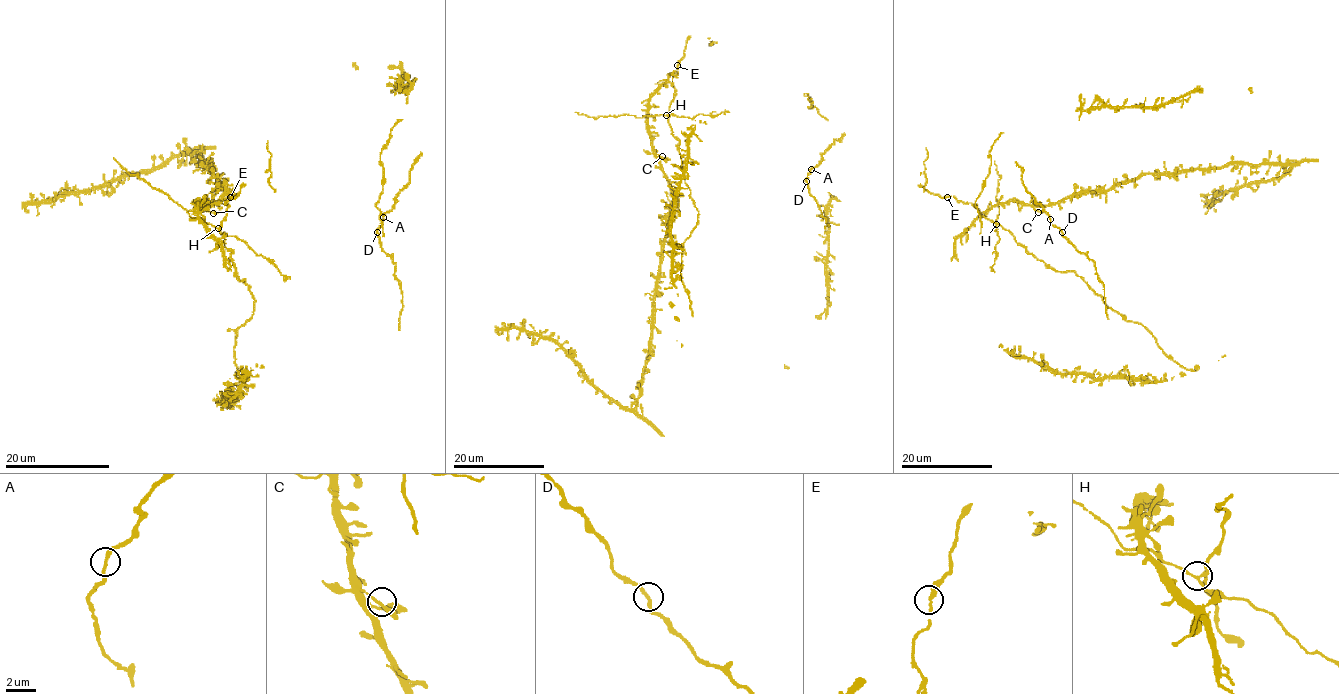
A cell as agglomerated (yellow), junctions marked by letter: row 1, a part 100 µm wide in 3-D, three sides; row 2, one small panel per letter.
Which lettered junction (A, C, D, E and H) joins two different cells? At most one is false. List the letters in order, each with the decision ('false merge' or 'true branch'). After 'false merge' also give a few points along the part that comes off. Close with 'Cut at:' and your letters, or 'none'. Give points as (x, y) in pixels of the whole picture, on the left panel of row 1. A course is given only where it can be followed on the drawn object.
A: true branch
C: true branch
D: true branch
E: true branch
H: false merge; course (218, 228), (201, 219), (193, 219), (166, 194), (132, 176), (113, 157)
Cut at: H

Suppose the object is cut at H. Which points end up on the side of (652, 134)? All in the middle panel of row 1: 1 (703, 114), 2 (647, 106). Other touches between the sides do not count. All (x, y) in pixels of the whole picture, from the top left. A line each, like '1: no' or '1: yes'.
1: no
2: yes

